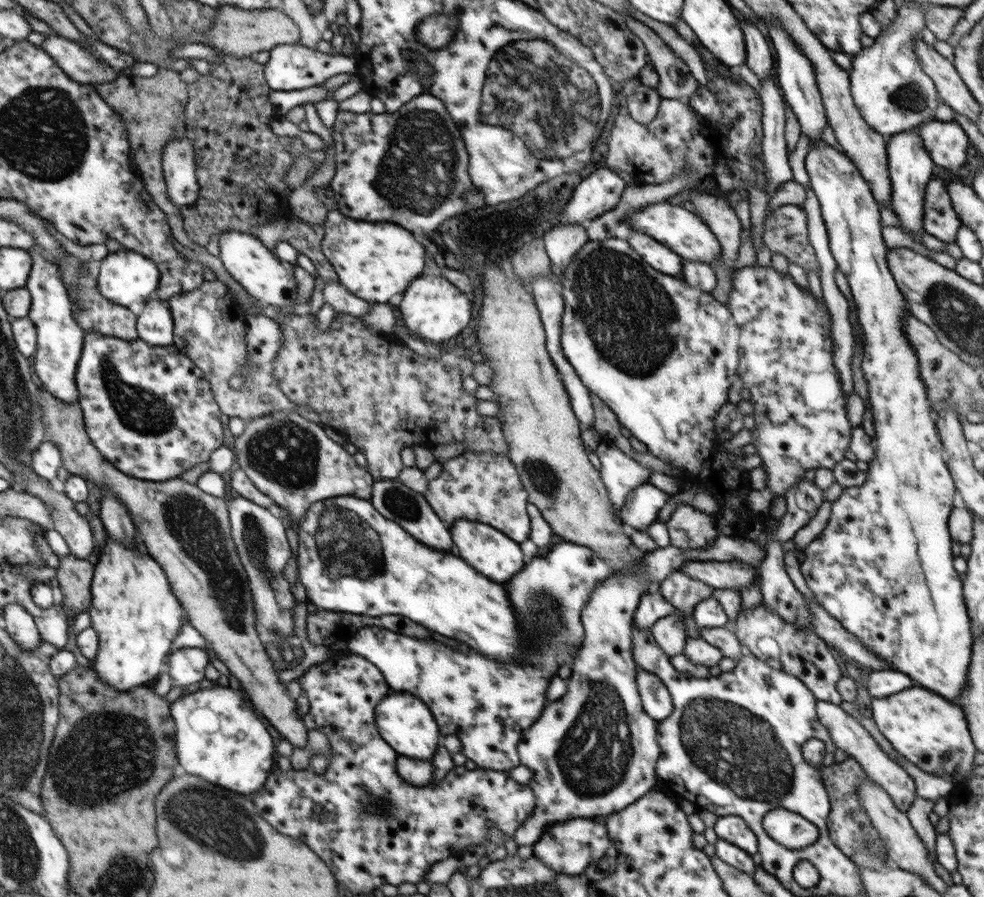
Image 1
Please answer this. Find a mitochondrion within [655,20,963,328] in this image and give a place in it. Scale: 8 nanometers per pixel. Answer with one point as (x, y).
(910, 97)

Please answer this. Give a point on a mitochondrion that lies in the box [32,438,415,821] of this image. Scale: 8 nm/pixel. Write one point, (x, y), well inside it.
(97, 757)

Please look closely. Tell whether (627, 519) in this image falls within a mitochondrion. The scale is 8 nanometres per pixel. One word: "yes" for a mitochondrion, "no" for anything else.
no

